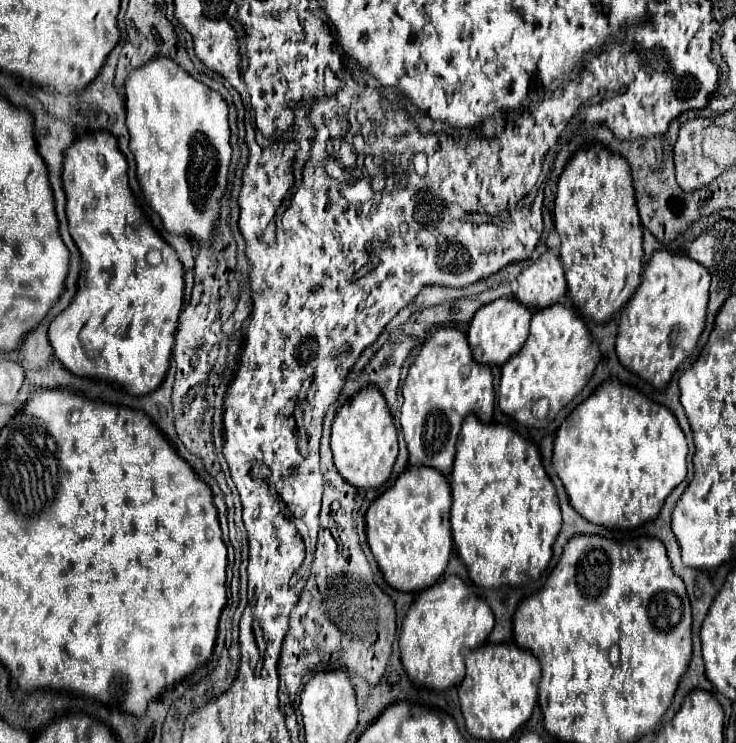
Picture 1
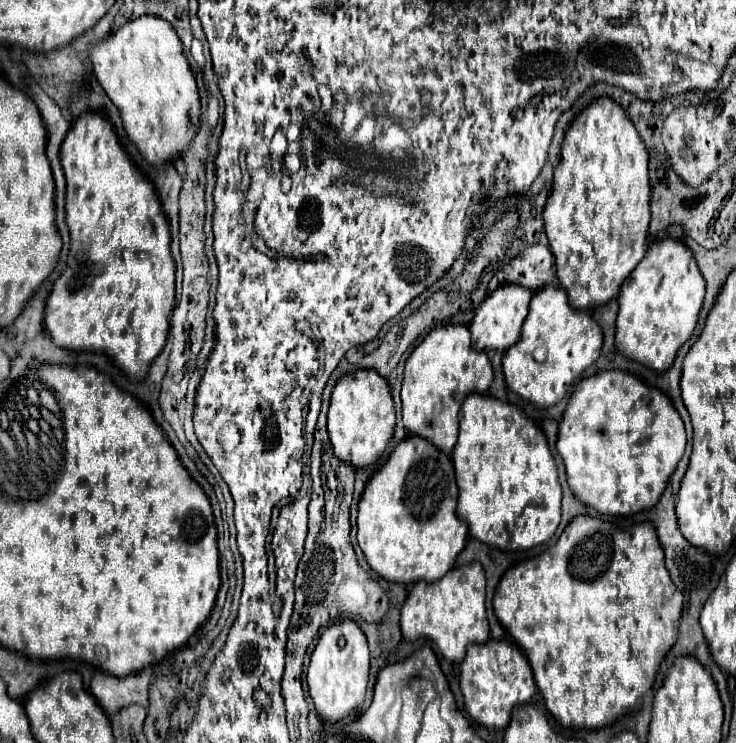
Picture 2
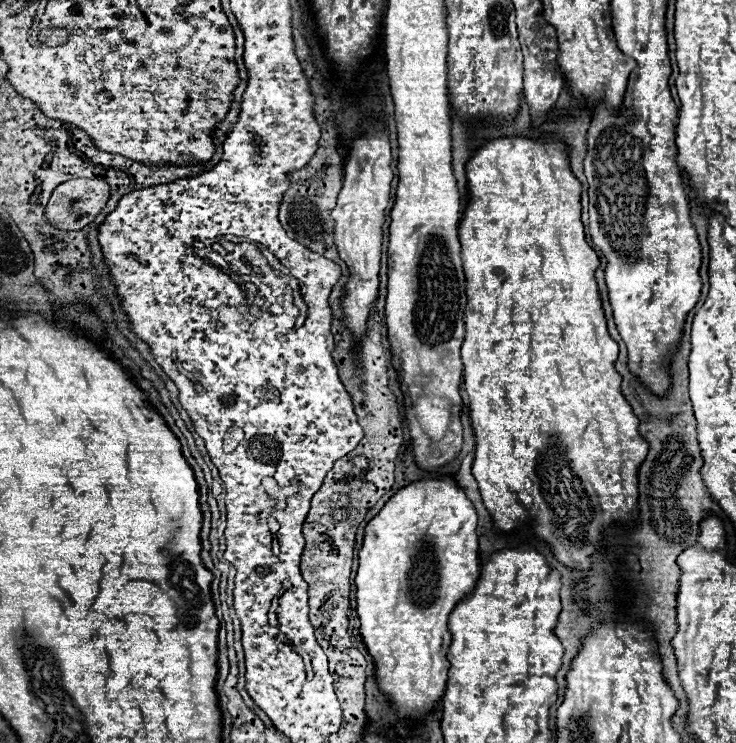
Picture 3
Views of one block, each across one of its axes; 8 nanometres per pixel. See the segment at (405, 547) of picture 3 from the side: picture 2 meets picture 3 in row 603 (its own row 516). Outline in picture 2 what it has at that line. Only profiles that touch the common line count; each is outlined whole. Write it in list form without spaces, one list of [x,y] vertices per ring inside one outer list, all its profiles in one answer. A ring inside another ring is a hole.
[[[420,436],[404,438],[388,456],[386,464],[366,482],[358,504],[358,546],[366,562],[388,582],[410,584],[418,580],[440,580],[456,562],[456,556],[466,546],[468,526],[454,512],[458,504],[458,490],[454,480],[452,460],[434,444]]]

